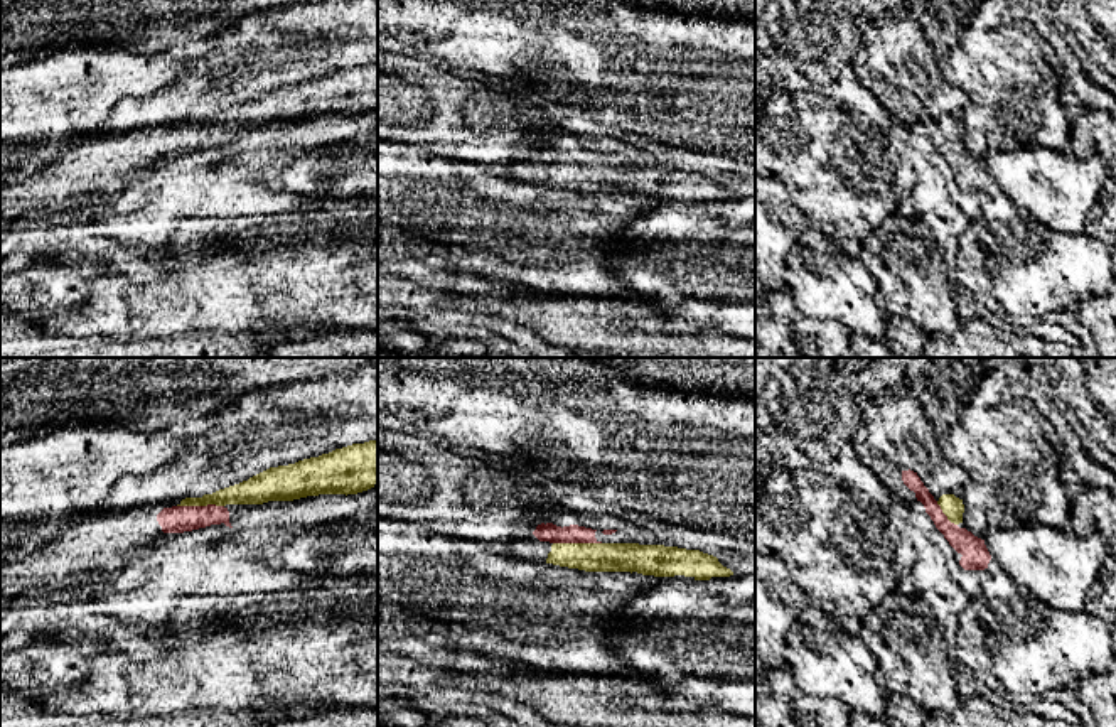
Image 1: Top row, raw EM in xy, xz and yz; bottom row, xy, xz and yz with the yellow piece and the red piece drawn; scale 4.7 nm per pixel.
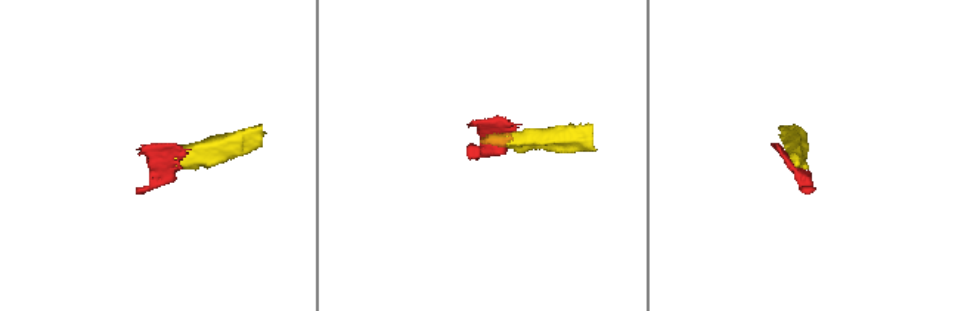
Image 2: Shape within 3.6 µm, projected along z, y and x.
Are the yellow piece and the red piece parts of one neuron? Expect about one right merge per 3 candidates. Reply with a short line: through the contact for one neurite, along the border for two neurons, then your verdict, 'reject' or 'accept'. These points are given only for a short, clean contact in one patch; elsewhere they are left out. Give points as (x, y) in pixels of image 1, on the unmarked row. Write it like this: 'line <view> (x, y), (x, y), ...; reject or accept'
line xz (592, 179), (577, 166), (574, 156); accept

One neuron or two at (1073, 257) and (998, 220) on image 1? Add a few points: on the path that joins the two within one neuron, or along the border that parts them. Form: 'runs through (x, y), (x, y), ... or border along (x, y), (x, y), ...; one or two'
runs through (1054, 257), (1044, 257), (1017, 231); one

